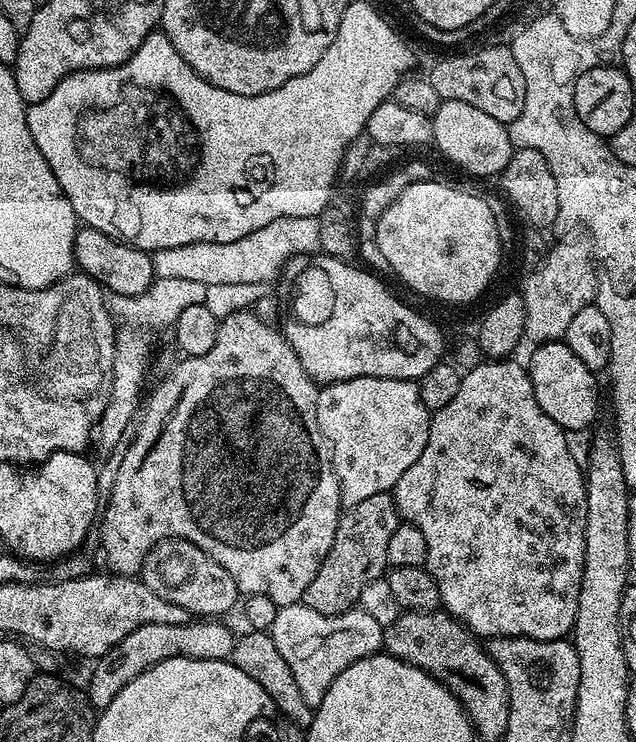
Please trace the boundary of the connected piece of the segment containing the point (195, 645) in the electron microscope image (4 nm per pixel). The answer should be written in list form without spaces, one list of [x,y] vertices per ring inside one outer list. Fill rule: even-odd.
[[[190,618],[178,626],[150,622],[150,626],[138,626],[134,634],[122,638],[118,646],[114,646],[106,654],[95,661],[96,669],[88,680],[86,695],[93,708],[103,710],[118,698],[118,690],[138,674],[158,666],[158,662],[166,662],[170,658],[194,658],[195,660],[227,660],[234,650],[237,633],[216,618]]]

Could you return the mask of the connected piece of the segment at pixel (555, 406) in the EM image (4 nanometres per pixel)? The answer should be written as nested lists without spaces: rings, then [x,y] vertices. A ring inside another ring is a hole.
[[[563,339],[547,340],[545,344],[537,344],[531,349],[532,357],[526,360],[528,369],[528,377],[534,386],[534,398],[538,398],[538,406],[546,414],[550,414],[550,418],[554,418],[554,422],[558,422],[558,426],[563,428],[565,433],[580,432],[583,428],[588,428],[596,420],[596,407],[600,404],[600,392],[596,389],[597,373],[592,372],[586,366],[586,362],[581,362],[574,355],[574,350],[570,350],[570,346],[566,346]]]

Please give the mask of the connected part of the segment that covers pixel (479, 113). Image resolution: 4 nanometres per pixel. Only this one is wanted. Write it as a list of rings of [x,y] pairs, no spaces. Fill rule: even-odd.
[[[443,101],[431,121],[435,147],[440,147],[441,154],[450,163],[465,168],[470,175],[496,178],[503,172],[506,162],[510,162],[514,149],[507,127],[475,106],[466,106],[466,102]]]

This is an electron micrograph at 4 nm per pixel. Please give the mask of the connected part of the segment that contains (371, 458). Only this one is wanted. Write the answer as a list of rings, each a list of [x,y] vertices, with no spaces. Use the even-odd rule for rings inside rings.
[[[359,376],[325,384],[316,398],[316,413],[332,453],[344,508],[353,508],[373,494],[392,492],[426,446],[430,413],[422,406],[420,385],[415,380]]]

